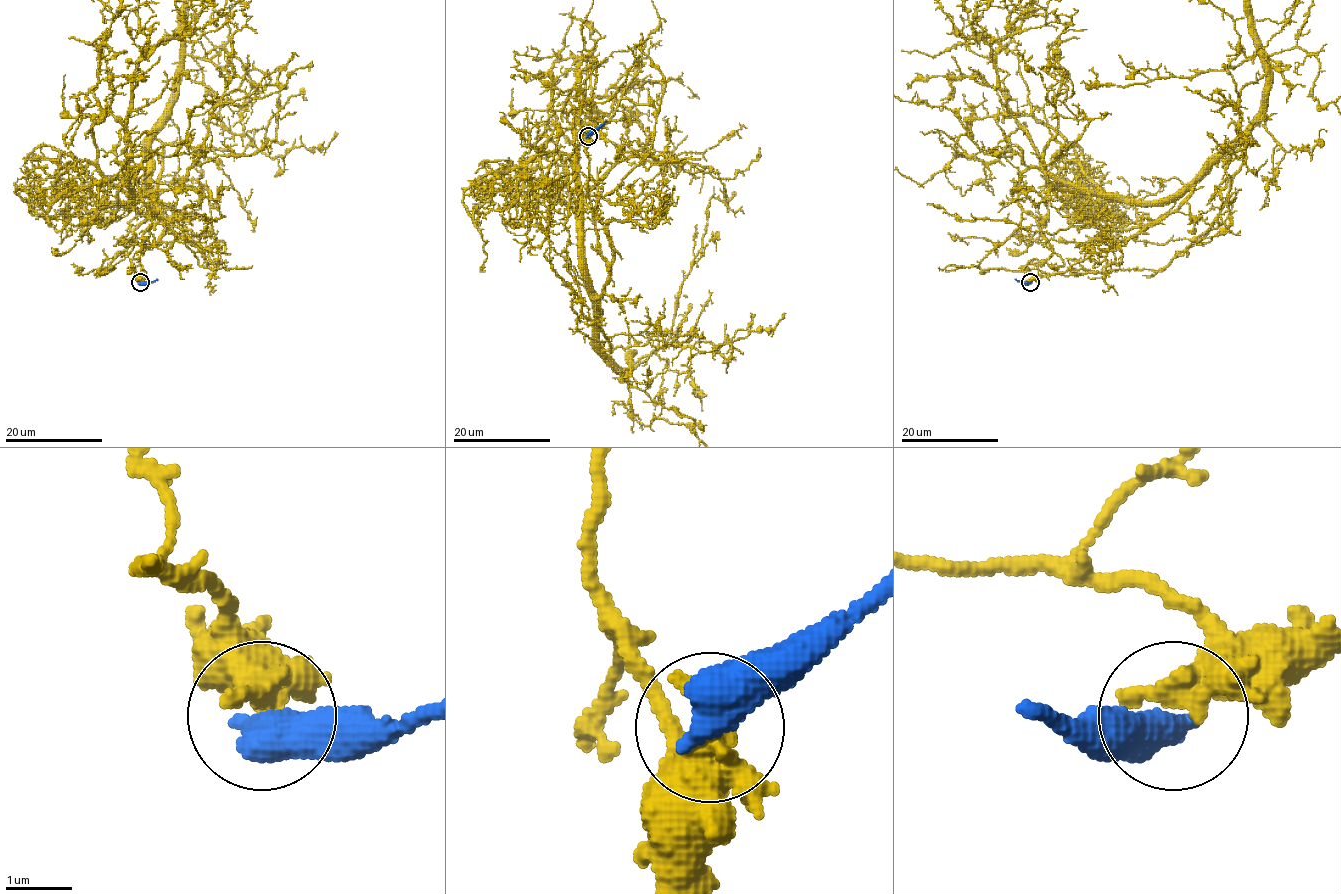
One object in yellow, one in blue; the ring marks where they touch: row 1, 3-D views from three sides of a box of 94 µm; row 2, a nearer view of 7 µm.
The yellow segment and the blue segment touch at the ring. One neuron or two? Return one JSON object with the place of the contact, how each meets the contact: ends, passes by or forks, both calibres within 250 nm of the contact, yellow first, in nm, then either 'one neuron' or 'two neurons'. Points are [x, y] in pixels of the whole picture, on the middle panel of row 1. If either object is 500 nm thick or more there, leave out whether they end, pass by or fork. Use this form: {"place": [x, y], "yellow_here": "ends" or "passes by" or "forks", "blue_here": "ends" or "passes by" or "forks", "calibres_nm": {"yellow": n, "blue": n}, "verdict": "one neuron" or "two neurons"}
{"place": [588, 136], "calibres_nm": {"yellow": 600, "blue": 600}, "verdict": "two neurons"}

